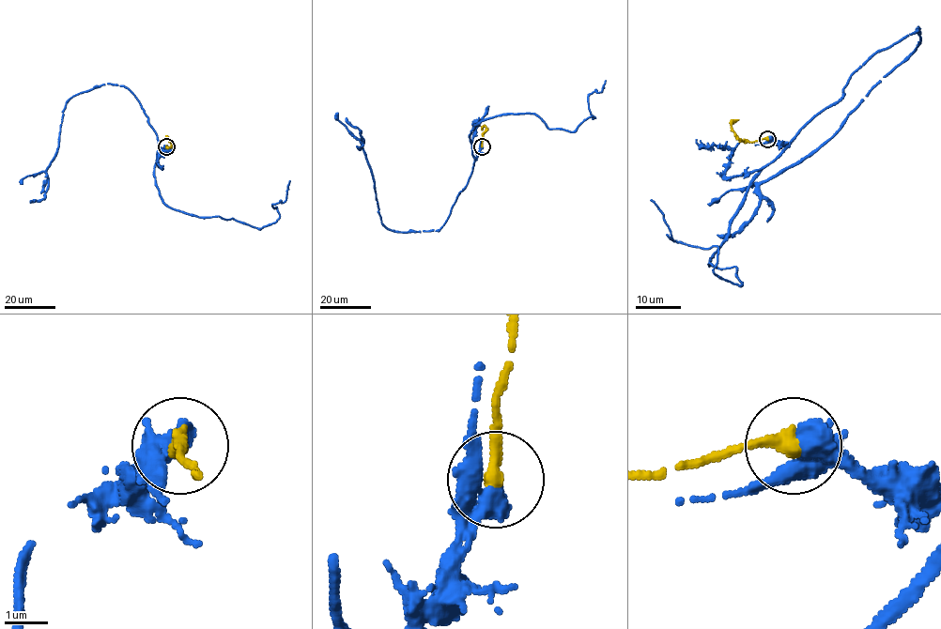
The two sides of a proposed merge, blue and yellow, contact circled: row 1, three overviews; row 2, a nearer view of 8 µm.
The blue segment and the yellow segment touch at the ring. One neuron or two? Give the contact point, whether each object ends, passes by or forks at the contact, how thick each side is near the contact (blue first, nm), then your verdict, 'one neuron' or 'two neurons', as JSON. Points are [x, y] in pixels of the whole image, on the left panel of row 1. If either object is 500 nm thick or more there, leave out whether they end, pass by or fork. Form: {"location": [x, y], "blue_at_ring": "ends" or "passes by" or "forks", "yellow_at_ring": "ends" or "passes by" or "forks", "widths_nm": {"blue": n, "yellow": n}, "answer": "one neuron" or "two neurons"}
{"location": [166, 146], "blue_at_ring": "forks", "yellow_at_ring": "ends", "widths_nm": {"blue": 400, "yellow": 360}, "answer": "one neuron"}

